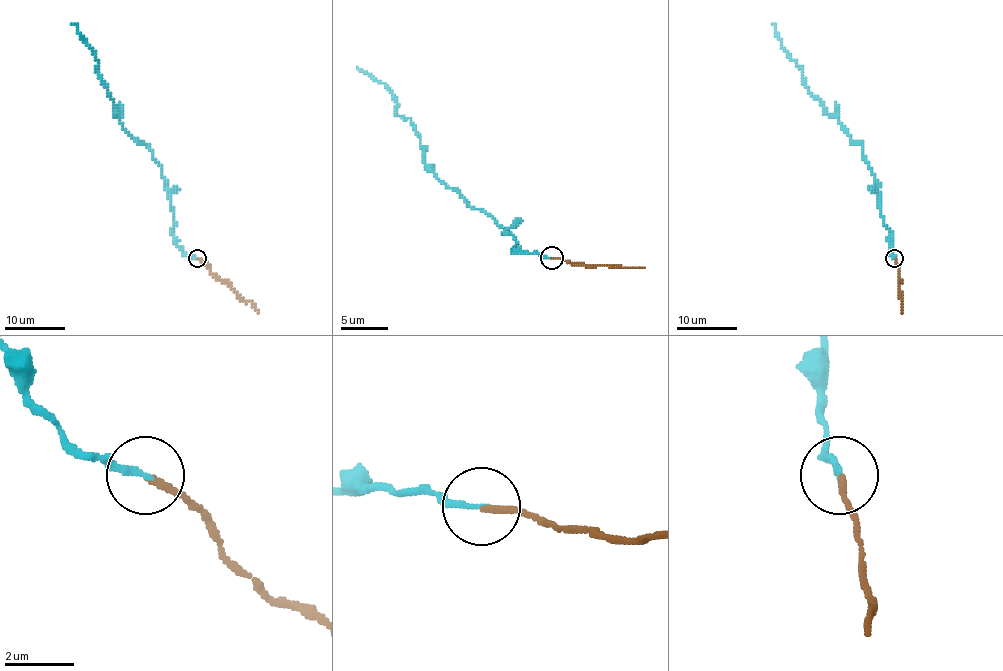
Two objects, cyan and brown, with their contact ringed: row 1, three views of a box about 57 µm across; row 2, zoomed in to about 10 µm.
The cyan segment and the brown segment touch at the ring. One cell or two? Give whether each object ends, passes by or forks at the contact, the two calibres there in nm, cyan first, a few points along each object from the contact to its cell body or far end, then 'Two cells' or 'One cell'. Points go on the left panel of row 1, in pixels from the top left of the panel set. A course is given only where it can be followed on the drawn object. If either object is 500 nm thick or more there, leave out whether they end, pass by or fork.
At the ring cyan ends. At the ring brown ends. Thickness 160 nm (cyan) against 200 nm. Course of cyan: (197, 258), (186, 255), (171, 234), (174, 219), (159, 164), (116, 116), (95, 52), (72, 23). Course of brown: (197, 258), (245, 301), (249, 301), (257, 312). One cell

